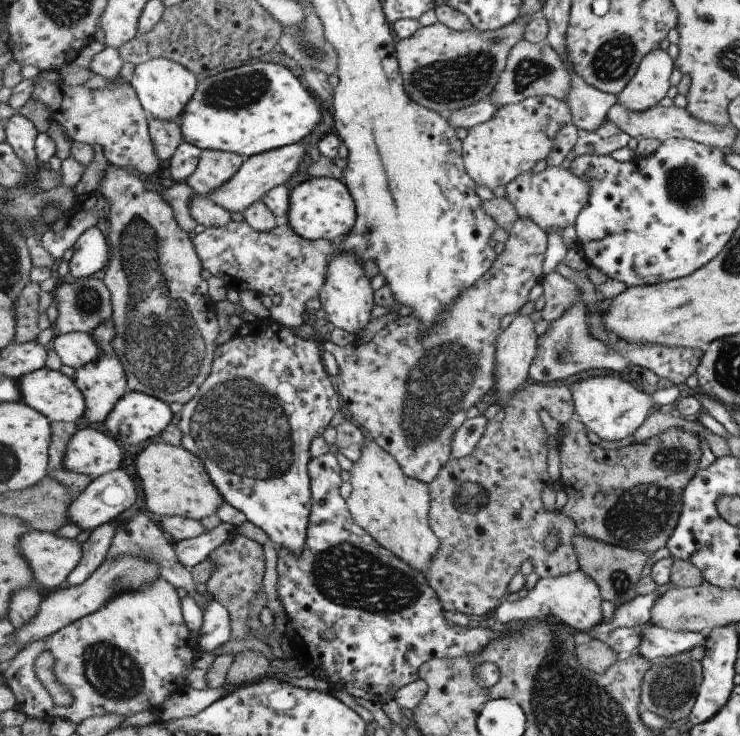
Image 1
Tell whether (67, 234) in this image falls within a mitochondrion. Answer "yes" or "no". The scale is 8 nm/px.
no

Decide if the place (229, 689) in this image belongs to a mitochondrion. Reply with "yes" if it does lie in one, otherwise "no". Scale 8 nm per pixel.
no

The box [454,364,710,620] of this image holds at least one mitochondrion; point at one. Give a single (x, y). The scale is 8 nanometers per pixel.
(642, 512)

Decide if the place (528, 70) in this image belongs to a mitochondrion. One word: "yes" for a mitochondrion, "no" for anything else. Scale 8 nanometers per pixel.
yes

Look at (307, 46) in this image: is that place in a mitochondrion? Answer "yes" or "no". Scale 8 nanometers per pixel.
yes

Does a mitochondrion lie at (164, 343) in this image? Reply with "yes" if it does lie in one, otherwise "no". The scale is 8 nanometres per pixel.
yes

